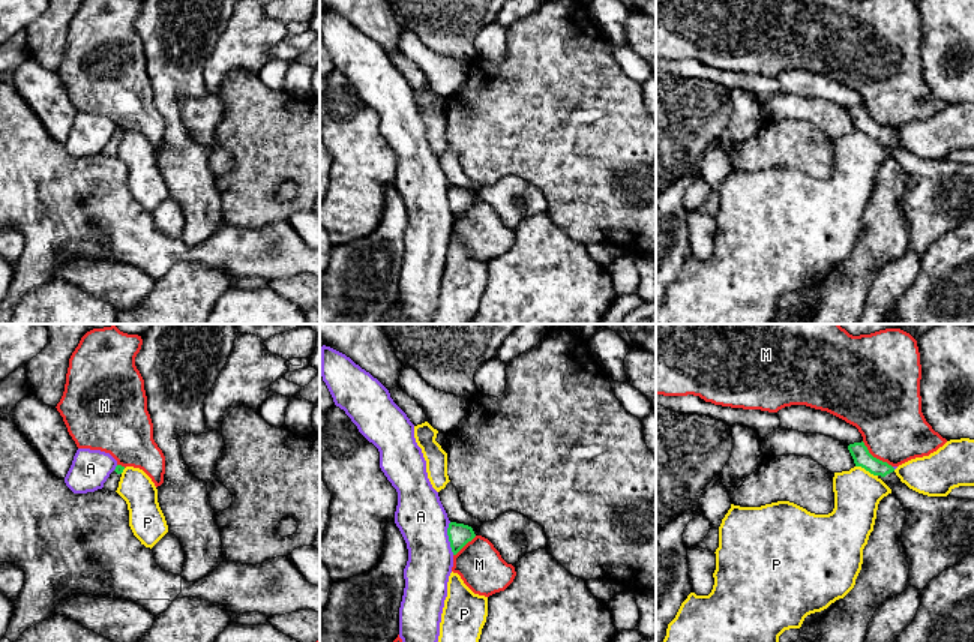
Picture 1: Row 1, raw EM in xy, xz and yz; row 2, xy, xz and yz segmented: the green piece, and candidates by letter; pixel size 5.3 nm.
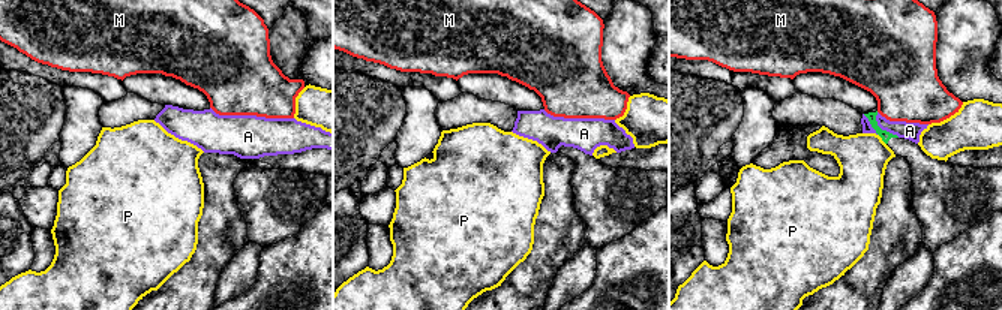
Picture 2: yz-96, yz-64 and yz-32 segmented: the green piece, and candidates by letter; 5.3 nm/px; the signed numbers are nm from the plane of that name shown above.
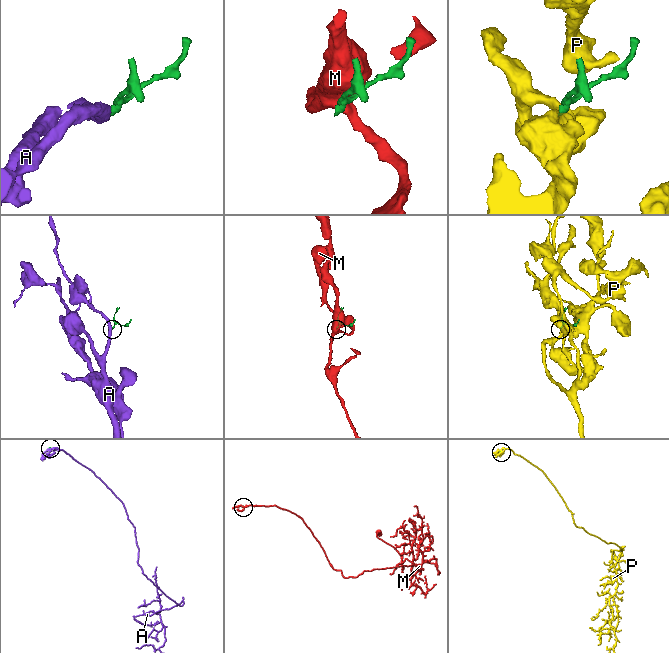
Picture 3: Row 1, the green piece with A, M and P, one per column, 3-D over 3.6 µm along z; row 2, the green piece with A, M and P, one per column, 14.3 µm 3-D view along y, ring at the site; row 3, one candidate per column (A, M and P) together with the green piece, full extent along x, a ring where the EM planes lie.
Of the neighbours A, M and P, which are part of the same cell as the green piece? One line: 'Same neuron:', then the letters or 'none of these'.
Same neuron: none of these

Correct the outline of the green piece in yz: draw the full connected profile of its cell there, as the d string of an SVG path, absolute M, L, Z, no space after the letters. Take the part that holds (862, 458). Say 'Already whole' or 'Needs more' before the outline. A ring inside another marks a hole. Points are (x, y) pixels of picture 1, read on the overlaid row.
Needs more. M863 441L849 444L848 450L855 466L861 466L881 478L905 508L906 519L902 526L900 540L909 564L911 586L921 592L923 588L945 568L953 567L974 554L974 500L918 494L900 482L891 465L873 458Z

